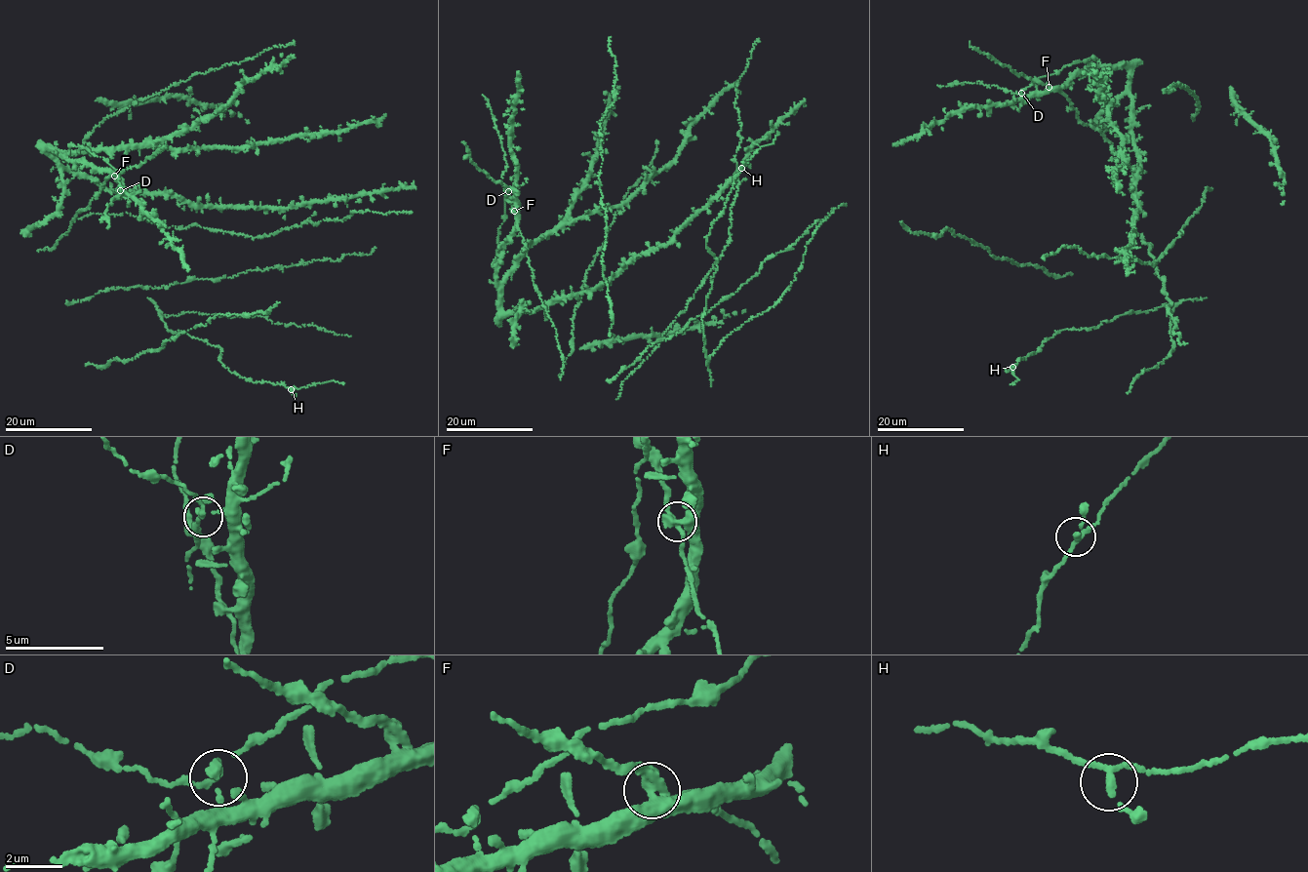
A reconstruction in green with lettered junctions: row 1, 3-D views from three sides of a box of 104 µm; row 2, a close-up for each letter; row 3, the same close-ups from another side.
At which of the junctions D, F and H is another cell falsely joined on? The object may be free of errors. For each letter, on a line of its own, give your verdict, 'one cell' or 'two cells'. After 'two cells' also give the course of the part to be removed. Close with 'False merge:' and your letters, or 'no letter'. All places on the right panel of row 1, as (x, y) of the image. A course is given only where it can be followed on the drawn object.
D: two cells; foreign part runs (1022, 93), (1039, 78), (1096, 58)
F: one cell
H: one cell
False merge: D

